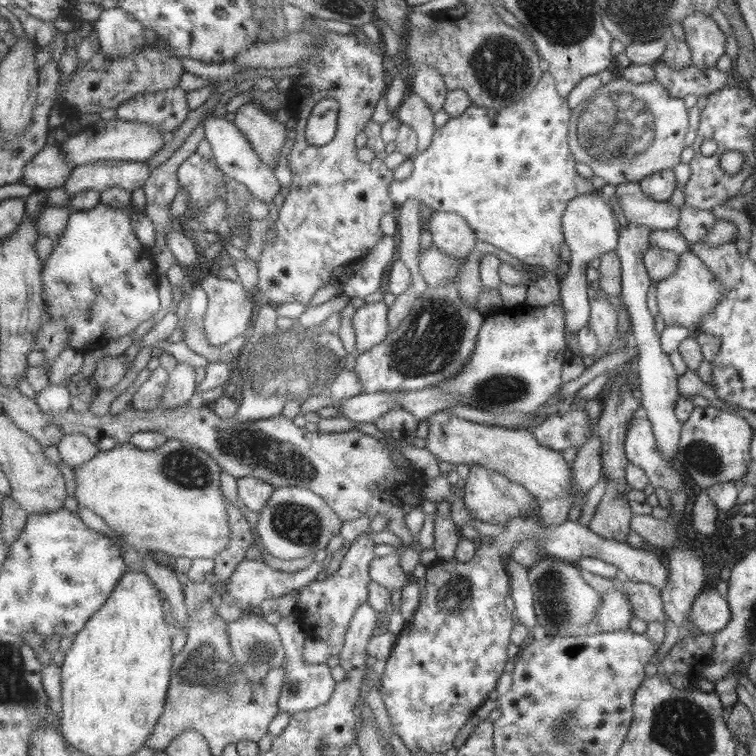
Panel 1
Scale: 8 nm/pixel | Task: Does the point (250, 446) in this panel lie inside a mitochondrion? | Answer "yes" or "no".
yes

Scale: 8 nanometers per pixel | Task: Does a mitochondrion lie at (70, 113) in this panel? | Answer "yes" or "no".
no

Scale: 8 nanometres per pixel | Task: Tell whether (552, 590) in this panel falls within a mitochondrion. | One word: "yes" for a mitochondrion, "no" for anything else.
yes

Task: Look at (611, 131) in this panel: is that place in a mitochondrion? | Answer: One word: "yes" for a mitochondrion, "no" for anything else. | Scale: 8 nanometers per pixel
yes

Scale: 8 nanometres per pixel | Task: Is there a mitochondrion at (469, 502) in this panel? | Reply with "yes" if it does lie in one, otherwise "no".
no

